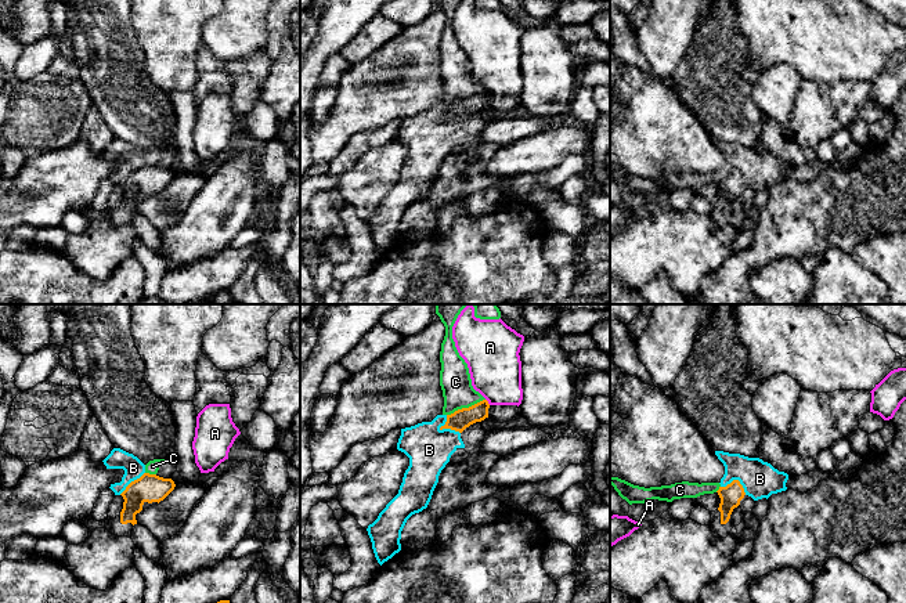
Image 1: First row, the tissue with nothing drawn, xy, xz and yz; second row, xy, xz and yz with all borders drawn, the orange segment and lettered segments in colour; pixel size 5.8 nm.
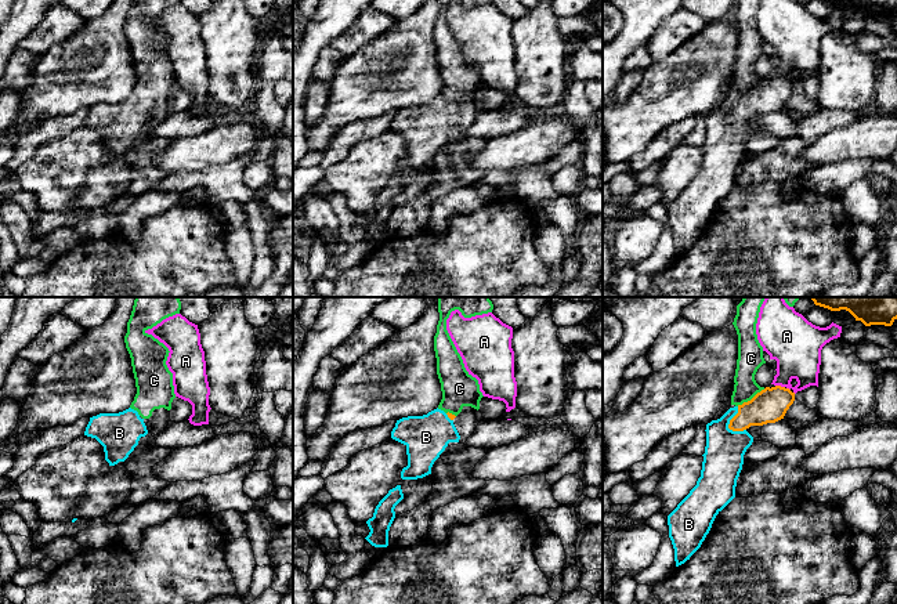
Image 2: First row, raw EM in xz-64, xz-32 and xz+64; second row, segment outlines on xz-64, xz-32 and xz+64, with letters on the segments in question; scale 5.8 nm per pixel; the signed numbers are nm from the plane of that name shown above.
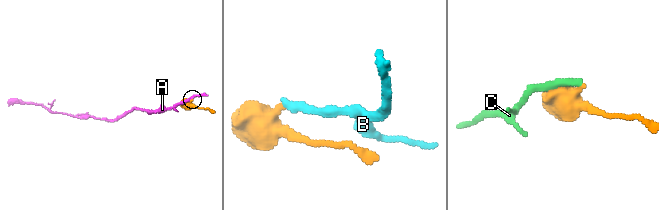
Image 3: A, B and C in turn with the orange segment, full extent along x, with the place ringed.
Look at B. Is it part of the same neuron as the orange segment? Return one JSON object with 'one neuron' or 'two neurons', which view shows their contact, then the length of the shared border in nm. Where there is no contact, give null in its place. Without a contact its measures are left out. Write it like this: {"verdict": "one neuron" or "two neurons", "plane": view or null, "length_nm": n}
{"verdict": "two neurons", "plane": "xz", "length_nm": 140}

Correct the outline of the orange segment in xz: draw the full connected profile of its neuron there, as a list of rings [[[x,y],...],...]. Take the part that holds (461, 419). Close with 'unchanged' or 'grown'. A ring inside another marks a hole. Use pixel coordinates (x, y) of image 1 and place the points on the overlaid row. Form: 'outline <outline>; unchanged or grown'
outline [[[483,400],[469,408],[458,409],[454,414],[447,415],[447,422],[444,426],[440,427],[440,430],[451,429],[462,433],[470,425],[481,422],[486,418],[488,418],[488,408],[490,408],[488,401]]]; unchanged

